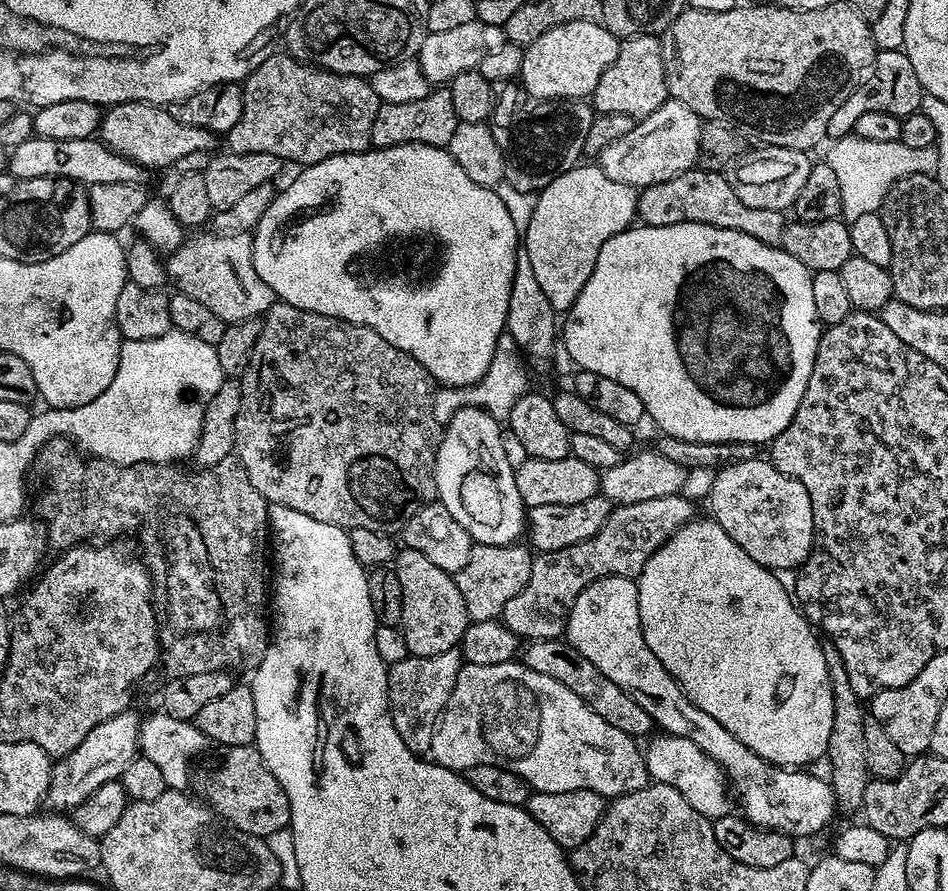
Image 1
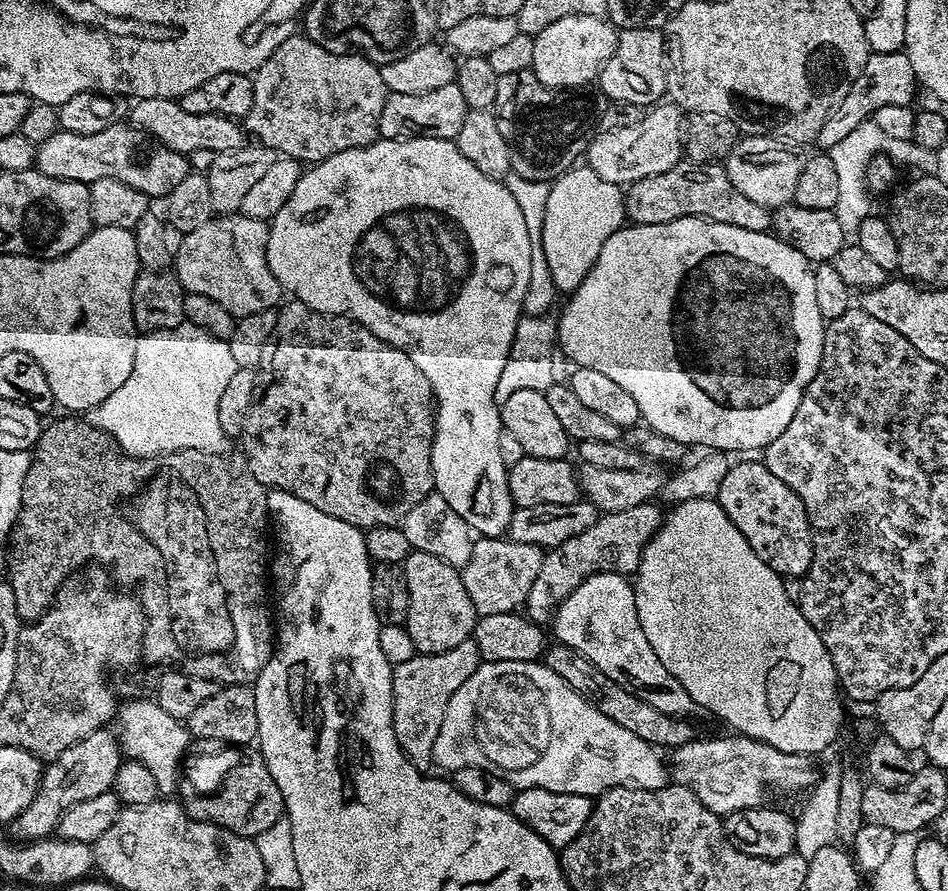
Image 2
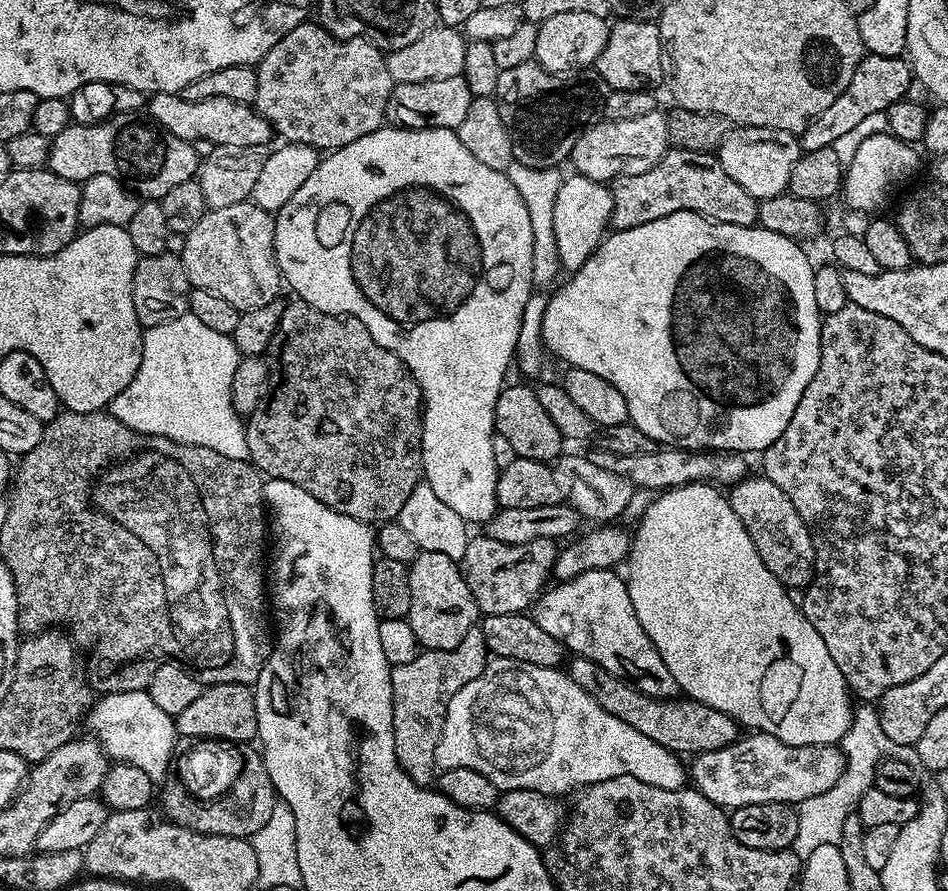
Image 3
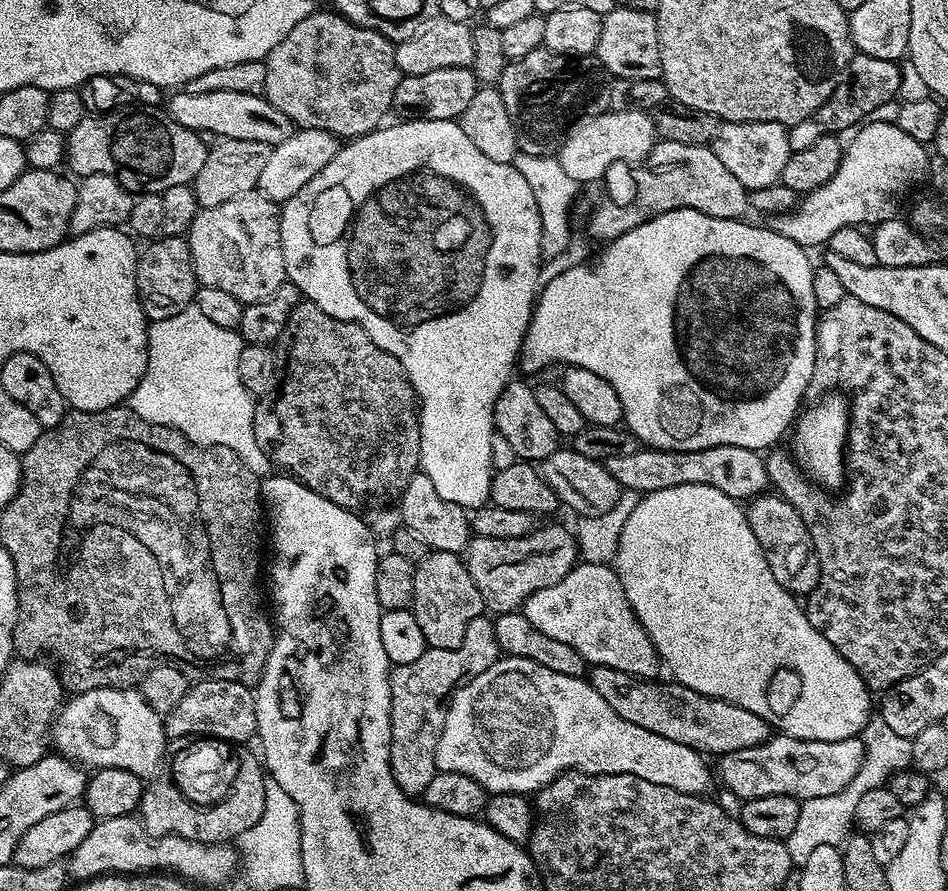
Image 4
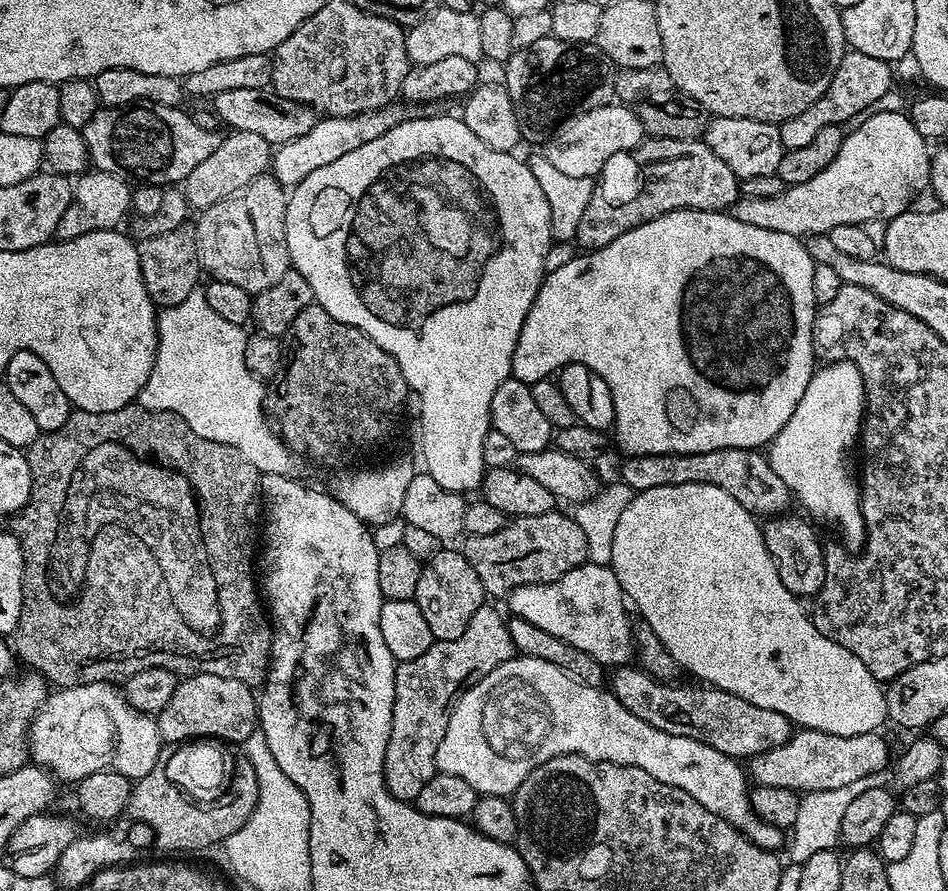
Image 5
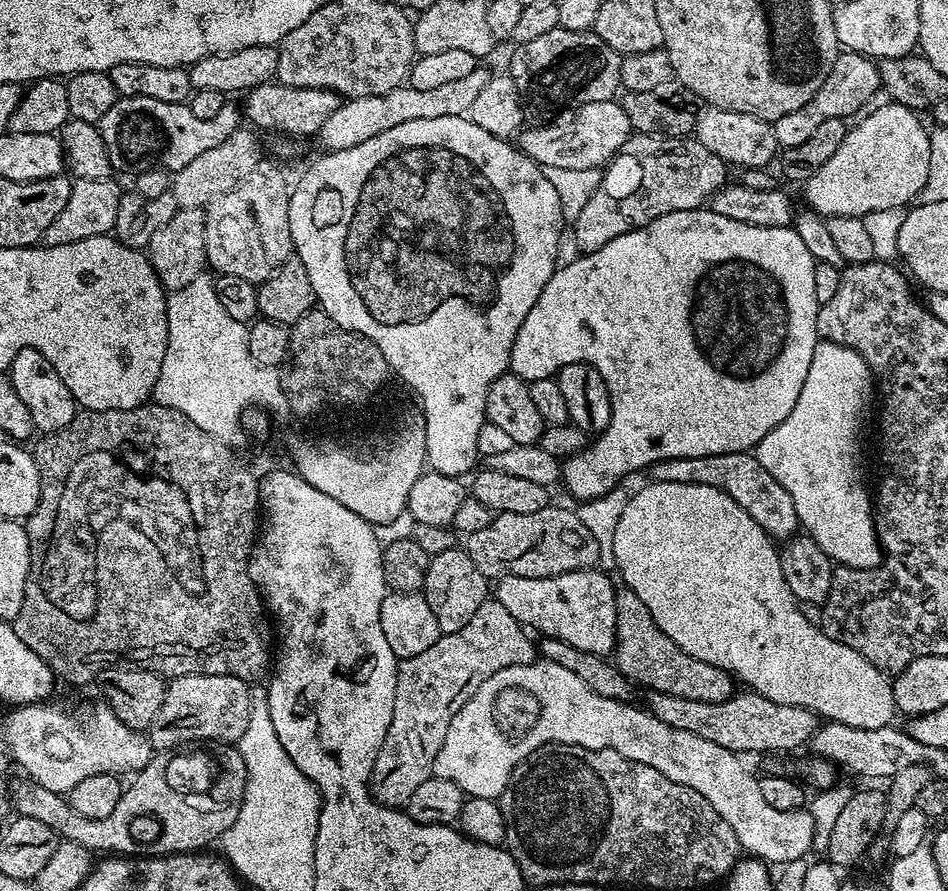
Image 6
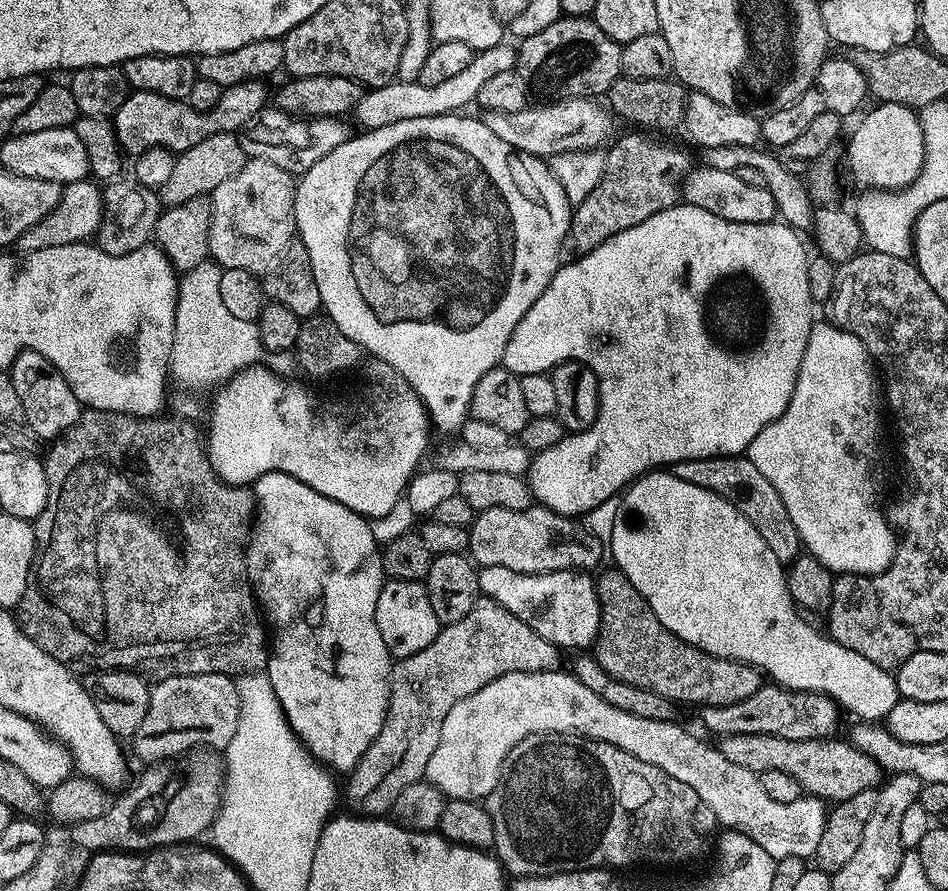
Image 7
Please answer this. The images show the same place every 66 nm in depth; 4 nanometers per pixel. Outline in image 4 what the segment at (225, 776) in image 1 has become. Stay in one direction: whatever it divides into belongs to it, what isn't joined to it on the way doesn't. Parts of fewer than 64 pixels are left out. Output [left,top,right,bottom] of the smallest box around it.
[138,752,269,844]

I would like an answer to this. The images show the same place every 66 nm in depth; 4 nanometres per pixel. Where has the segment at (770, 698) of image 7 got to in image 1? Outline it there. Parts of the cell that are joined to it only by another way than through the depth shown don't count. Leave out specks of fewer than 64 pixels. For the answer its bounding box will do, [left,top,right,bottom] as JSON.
[522,639,653,738]

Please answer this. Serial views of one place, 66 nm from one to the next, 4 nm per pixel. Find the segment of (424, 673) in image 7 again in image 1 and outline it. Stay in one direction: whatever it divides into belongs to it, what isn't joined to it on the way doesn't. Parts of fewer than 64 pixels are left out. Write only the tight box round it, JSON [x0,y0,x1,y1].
[388,648,462,754]

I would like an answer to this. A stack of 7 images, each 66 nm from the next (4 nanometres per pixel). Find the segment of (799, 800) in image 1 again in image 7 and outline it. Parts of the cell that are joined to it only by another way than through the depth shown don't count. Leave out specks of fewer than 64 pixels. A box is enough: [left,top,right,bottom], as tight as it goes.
[479,566,600,650]

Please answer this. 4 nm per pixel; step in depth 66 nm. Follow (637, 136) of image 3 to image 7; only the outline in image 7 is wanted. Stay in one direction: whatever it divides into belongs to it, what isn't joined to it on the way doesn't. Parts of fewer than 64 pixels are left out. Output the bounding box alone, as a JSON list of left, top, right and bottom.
[482,98,613,158]

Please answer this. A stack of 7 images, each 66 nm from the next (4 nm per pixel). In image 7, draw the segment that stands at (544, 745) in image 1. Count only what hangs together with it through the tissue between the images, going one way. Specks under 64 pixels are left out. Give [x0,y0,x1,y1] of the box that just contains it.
[424,670,829,861]

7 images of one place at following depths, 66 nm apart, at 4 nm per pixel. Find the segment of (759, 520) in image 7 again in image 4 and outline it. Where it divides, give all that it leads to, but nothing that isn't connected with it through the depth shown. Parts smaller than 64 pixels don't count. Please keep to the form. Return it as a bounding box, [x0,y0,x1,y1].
[603,446,769,502]

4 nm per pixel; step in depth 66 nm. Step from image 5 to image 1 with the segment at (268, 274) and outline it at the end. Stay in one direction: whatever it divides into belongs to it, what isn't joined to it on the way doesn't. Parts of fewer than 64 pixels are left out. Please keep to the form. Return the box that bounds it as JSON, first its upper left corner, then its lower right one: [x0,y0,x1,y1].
[167,232,274,326]

